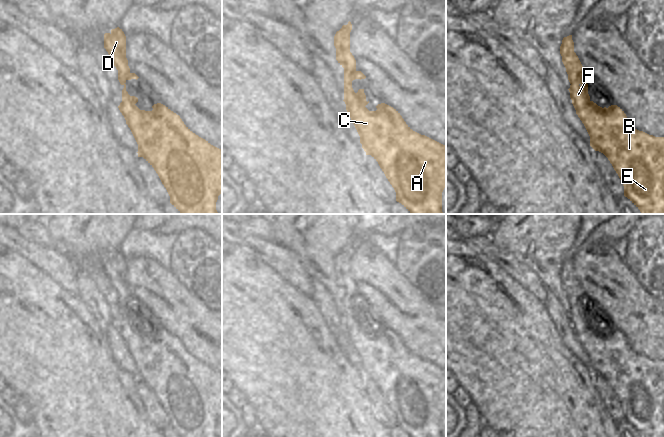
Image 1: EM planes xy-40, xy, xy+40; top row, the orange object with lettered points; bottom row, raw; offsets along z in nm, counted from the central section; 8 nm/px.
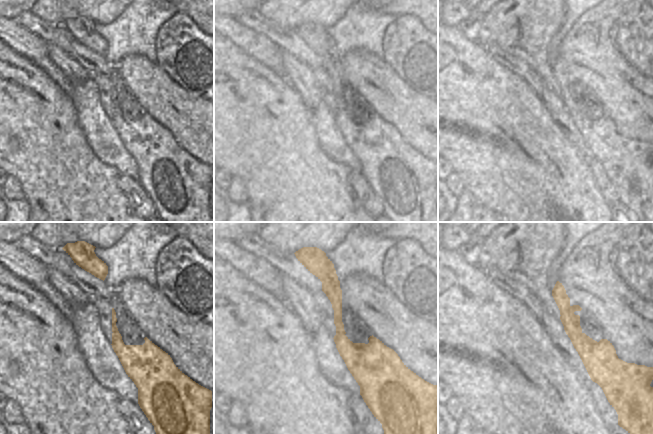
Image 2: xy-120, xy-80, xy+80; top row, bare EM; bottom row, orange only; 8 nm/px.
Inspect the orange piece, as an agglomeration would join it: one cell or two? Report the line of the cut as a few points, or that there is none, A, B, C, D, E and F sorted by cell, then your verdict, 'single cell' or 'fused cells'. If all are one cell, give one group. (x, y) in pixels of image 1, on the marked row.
no cut | A B C D E F | single cell

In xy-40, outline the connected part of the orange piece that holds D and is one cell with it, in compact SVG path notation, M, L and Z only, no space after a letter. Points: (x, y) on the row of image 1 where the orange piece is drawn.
M117 27L104 34L104 48L118 70L120 84L124 86L118 108L138 144L138 157L143 157L154 168L170 196L170 203L181 214L218 214L216 202L222 193L222 149L193 133L180 116L165 105L154 104L152 111L140 110L135 105L138 98L128 94L125 83L139 77L130 72L126 36L122 29Z

